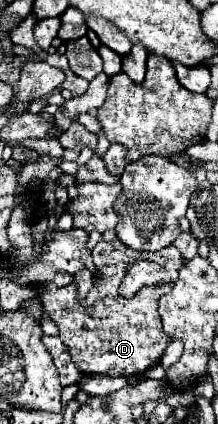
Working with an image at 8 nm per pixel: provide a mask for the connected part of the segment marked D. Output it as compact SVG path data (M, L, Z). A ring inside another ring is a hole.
M100 240L92 250L94 266L98 270L98 278L102 282L94 282L92 290L86 298L78 298L76 288L72 284L64 288L56 288L54 284L40 286L40 298L44 302L46 314L54 320L60 330L62 342L68 346L70 356L78 370L86 376L90 374L104 374L104 376L134 376L142 374L150 366L158 364L170 338L162 330L162 320L158 318L158 300L162 294L168 292L168 286L142 288L134 298L120 298L118 286L124 278L124 270L136 258L148 258L152 262L164 267L175 282L182 267L182 256L174 246L166 246L160 252L140 254L130 250L120 240L104 242Z

